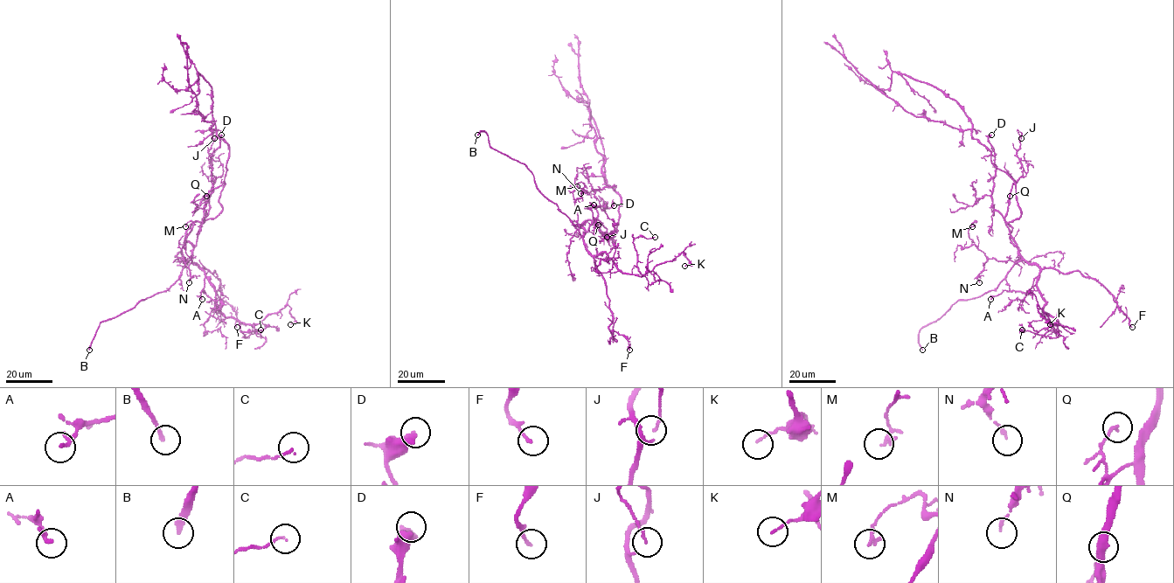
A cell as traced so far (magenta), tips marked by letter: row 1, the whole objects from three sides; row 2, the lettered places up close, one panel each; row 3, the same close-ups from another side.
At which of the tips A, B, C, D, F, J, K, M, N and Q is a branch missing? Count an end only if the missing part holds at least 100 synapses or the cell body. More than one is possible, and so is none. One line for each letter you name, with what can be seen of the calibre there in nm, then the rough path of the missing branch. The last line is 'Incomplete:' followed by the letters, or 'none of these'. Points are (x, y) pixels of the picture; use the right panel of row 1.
B: Thickness 240 nm. Course of what is missing: (922, 350), (921, 364)
Incomplete: B

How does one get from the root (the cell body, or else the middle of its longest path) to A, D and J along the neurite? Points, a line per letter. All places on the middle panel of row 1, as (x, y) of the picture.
A: (612, 231), (612, 236), (604, 233), (593, 221), (583, 237), (585, 248), (592, 255), (597, 253), (593, 204)
D: (612, 231), (612, 236), (601, 232), (594, 220), (598, 206), (604, 210), (600, 209), (614, 205)
J: (612, 231), (604, 233), (594, 221), (607, 237)

